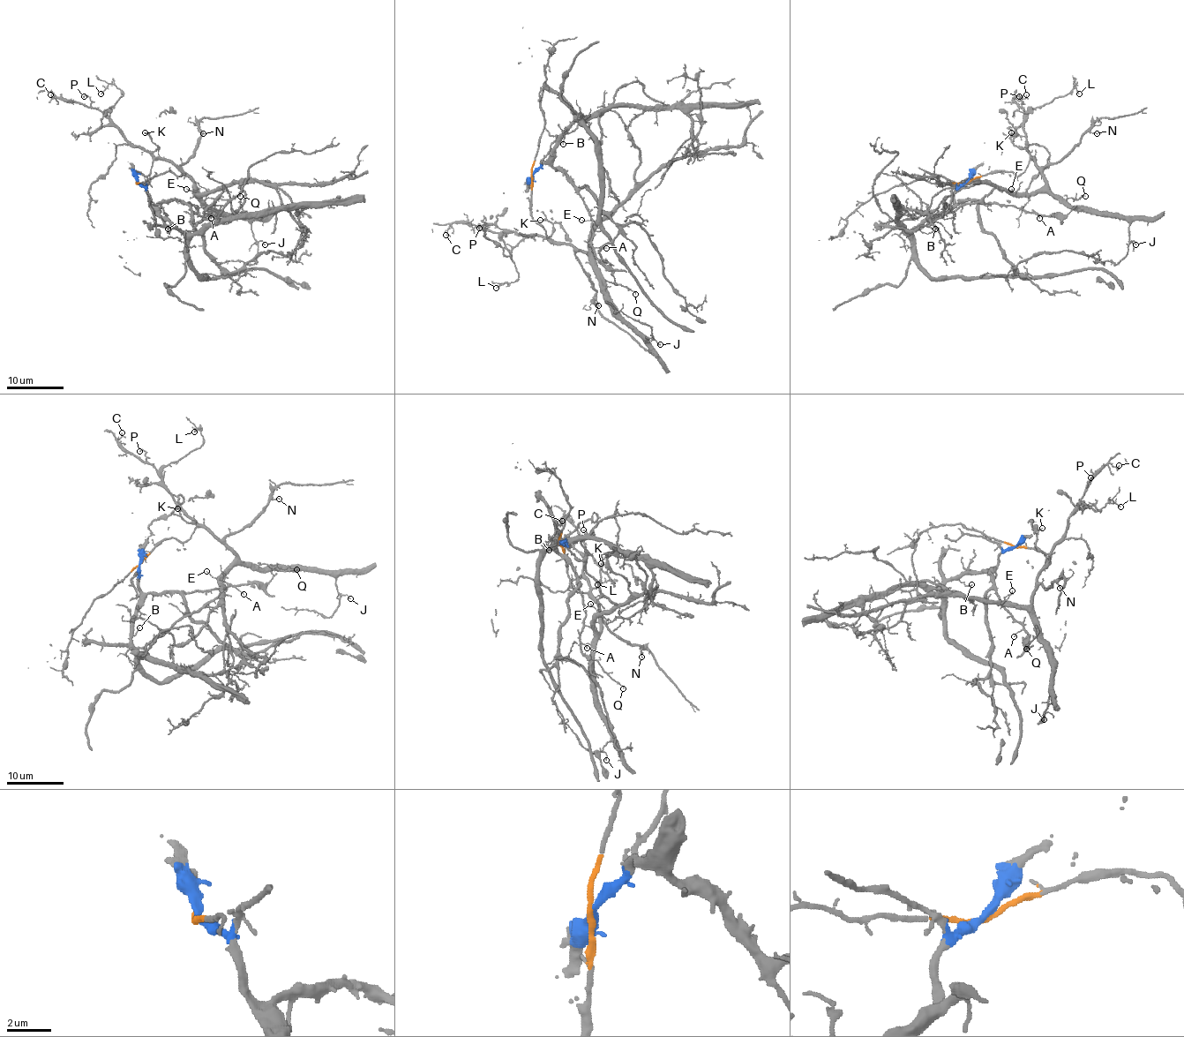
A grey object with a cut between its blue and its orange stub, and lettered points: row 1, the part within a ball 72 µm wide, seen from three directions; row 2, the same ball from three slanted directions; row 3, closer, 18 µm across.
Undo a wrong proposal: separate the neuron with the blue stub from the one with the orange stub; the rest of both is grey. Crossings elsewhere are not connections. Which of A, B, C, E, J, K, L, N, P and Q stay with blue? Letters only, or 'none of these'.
A, B

